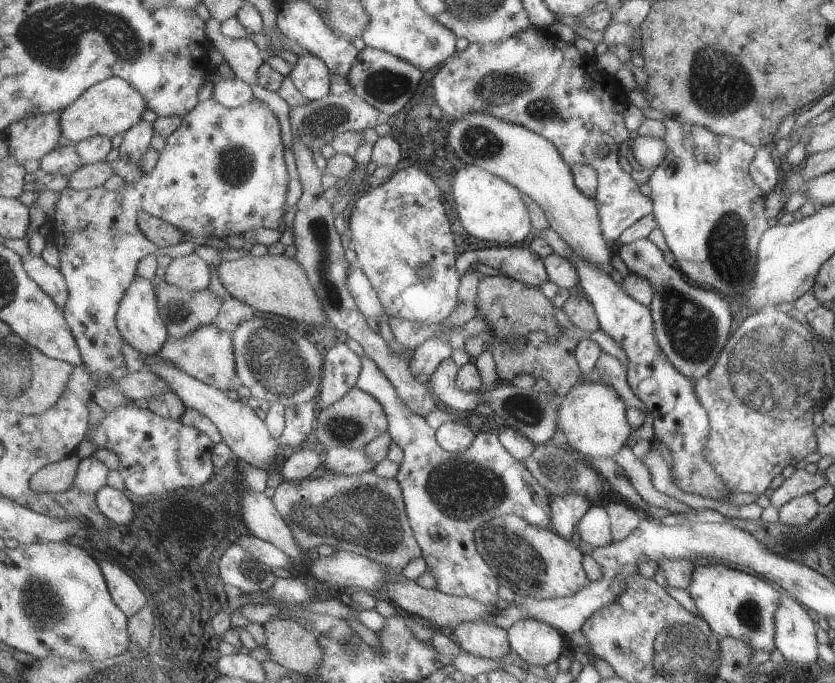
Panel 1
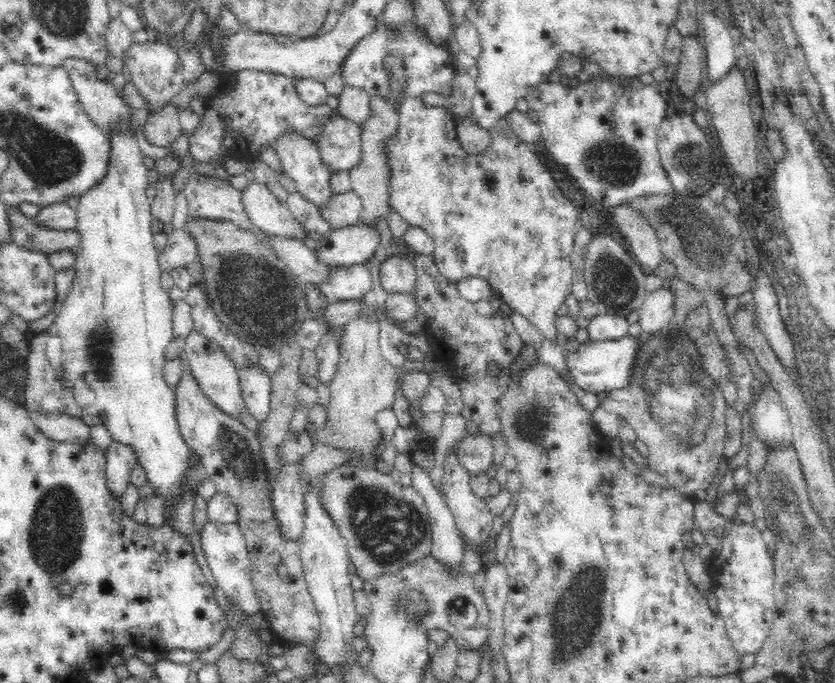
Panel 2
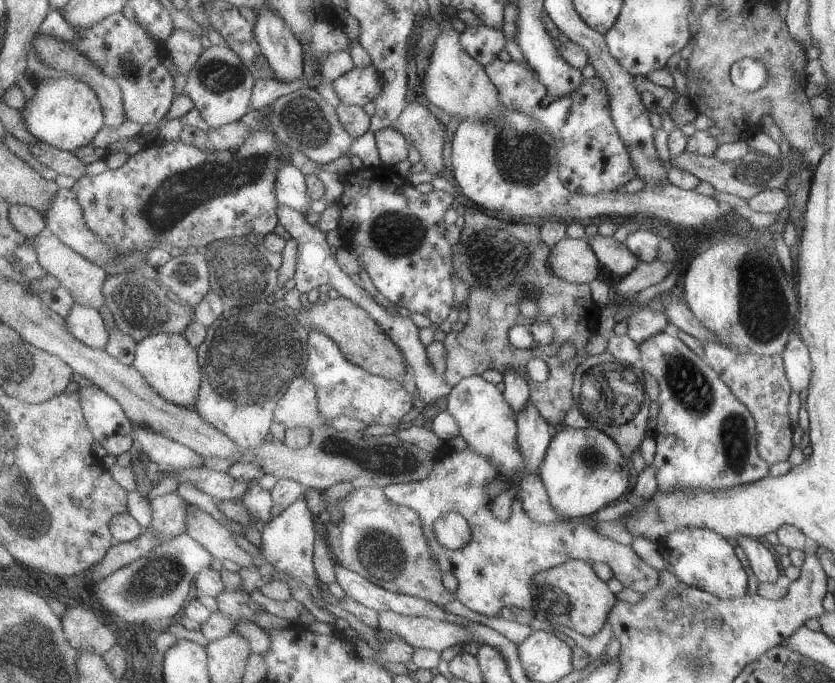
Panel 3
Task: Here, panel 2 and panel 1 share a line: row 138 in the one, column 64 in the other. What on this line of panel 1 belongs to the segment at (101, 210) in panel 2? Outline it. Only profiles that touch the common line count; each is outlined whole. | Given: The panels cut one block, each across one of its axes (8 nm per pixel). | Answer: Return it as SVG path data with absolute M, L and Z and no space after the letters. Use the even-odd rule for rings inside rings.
M112 77L89 88L78 102L63 112L61 120L63 134L73 144L98 135L114 138L116 134L127 133L132 127L141 123L146 108L149 108L146 97L136 85L125 78Z

